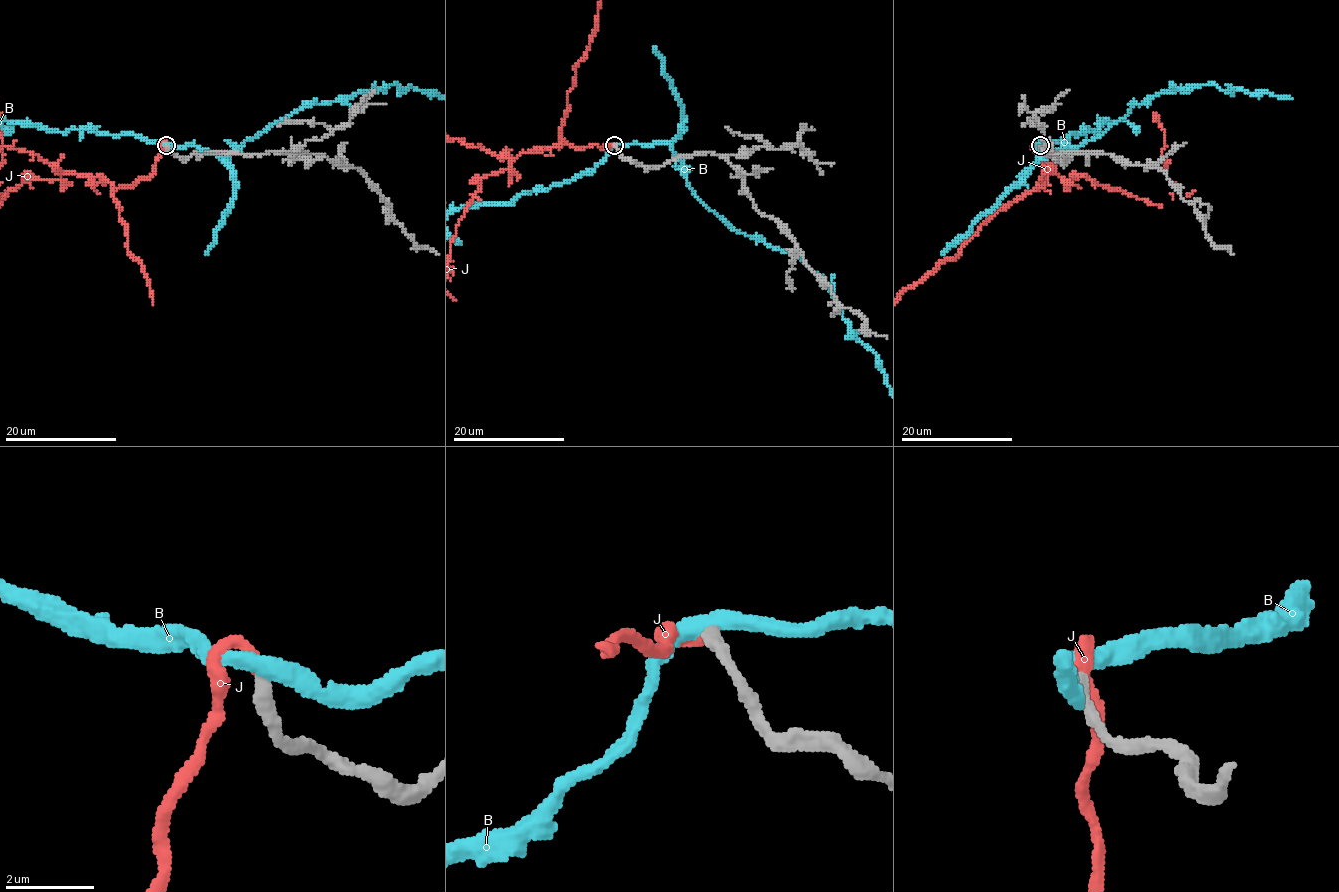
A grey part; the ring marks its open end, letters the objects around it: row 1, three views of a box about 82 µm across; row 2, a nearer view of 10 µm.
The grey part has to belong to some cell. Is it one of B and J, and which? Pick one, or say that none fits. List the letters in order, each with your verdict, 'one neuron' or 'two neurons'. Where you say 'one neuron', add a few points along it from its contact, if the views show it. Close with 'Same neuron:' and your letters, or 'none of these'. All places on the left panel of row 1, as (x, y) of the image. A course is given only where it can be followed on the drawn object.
B: two neurons
J: one neuron
Same neuron: J

